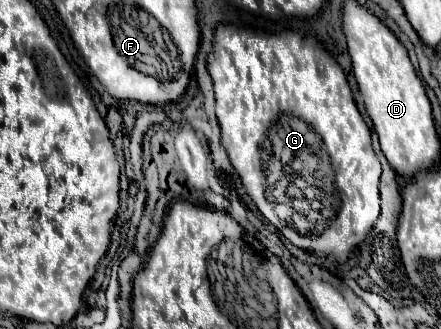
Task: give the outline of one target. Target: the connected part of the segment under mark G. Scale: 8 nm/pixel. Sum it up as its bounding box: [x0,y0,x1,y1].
[208,24,380,262]

